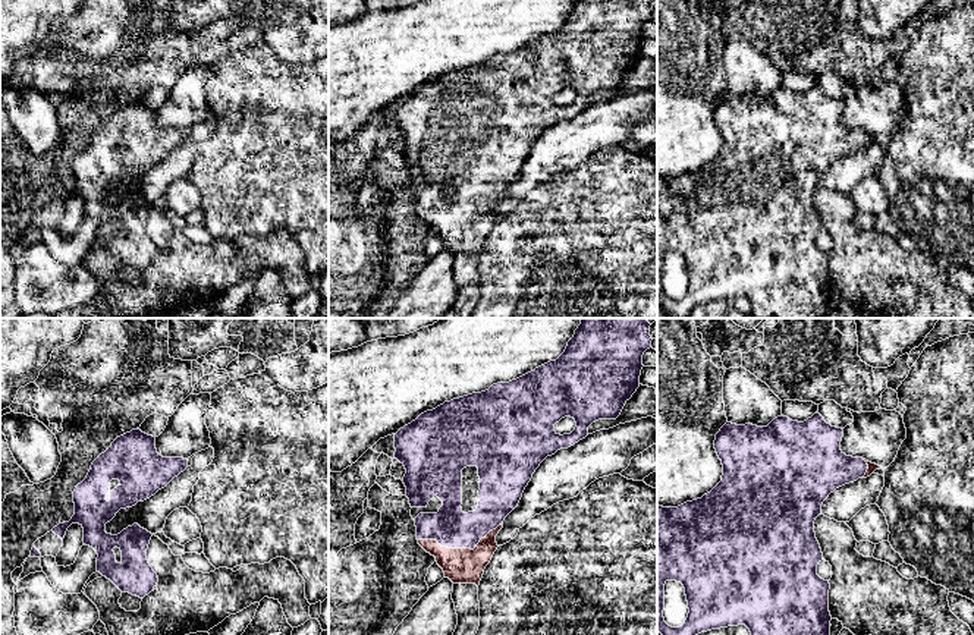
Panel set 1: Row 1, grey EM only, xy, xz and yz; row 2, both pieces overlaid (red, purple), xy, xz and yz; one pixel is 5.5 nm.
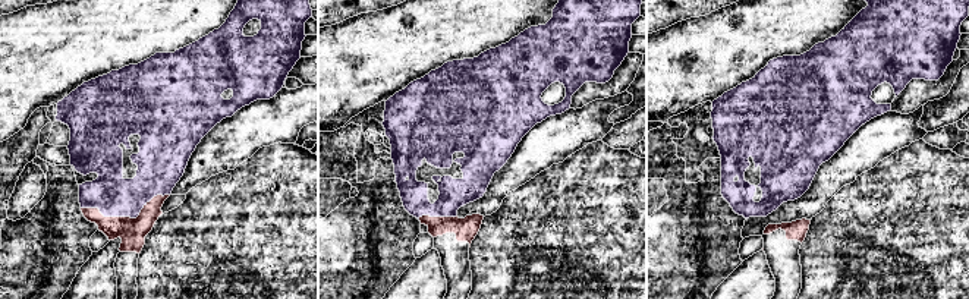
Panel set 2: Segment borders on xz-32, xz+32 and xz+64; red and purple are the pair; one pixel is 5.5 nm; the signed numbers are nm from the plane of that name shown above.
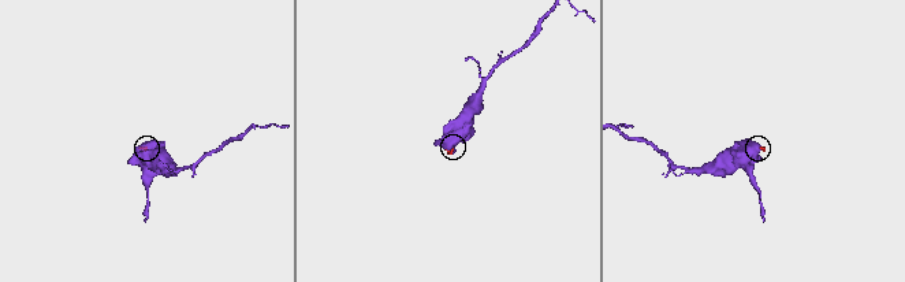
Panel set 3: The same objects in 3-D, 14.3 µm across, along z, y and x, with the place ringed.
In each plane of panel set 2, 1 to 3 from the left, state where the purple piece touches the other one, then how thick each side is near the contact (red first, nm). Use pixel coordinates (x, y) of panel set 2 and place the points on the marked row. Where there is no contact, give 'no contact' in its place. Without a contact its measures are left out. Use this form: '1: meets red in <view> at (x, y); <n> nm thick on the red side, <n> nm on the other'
1: meets red in xz-32 at (125, 217); 150 nm thick on the red side, 220 nm on the other
2: meets red in xz+32 at (437, 217); 130 nm thick on the red side, 160 nm on the other
3: no contact

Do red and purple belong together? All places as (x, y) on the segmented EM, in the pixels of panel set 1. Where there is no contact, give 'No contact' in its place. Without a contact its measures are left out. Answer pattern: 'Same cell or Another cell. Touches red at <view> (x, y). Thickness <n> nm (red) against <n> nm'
Same cell. Touches red at xz (461, 549). Thickness 190 nm (red) against 220 nm

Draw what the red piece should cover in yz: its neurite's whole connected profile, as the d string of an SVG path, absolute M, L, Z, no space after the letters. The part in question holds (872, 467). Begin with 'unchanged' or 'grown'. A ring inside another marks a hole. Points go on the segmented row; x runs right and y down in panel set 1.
grown | M817 412L804 422L792 421L788 416L775 418L767 427L753 424L736 425L726 422L716 434L714 449L723 465L722 481L701 499L686 502L678 507L657 506L657 631L662 635L698 635L711 629L745 625L751 635L830 635L829 612L829 581L817 575L817 565L824 560L820 544L814 532L814 521L821 515L821 504L836 488L854 482L858 478L870 477L882 466L864 460L863 458L846 456L841 450L843 430L832 427ZM667 581L681 582L688 601L688 617L679 628L672 628L664 622L664 584Z

